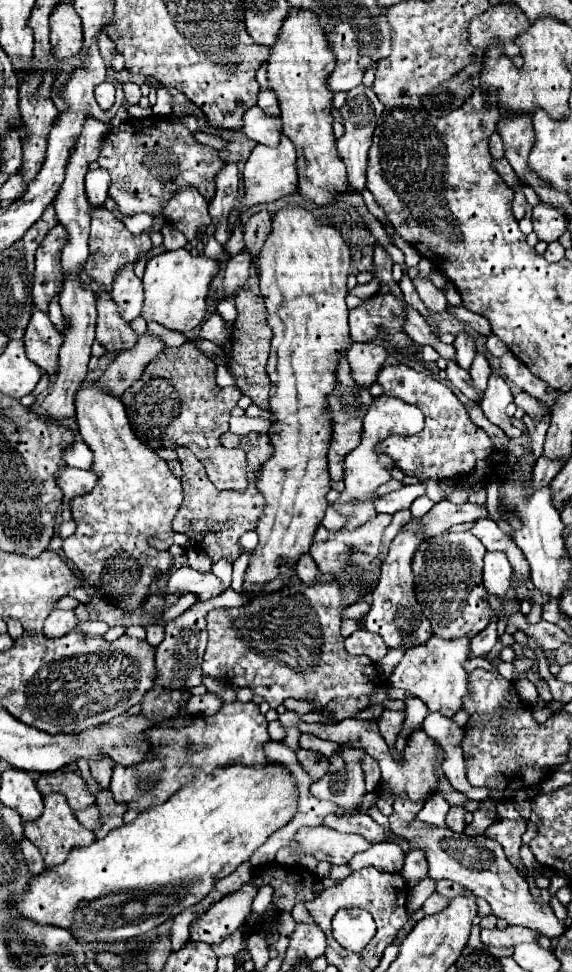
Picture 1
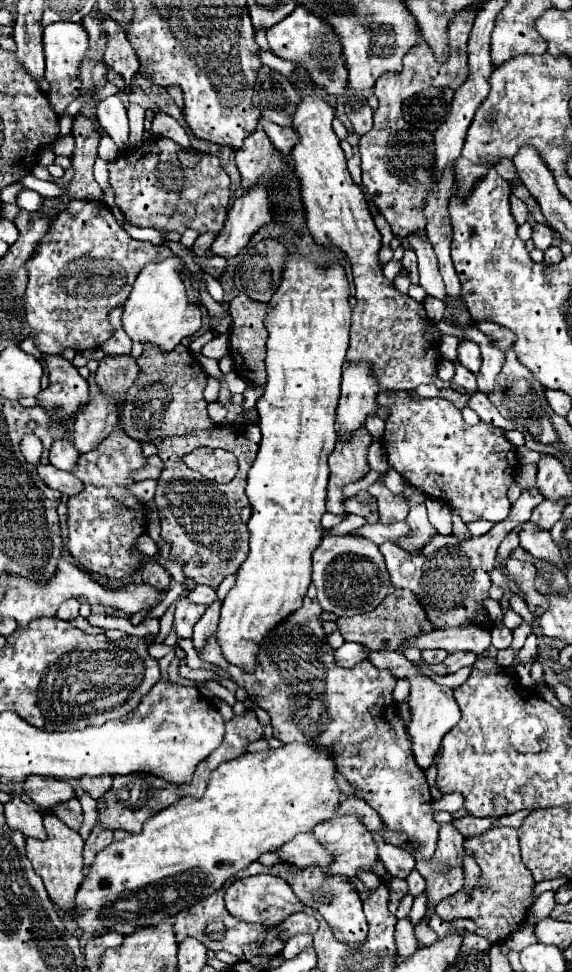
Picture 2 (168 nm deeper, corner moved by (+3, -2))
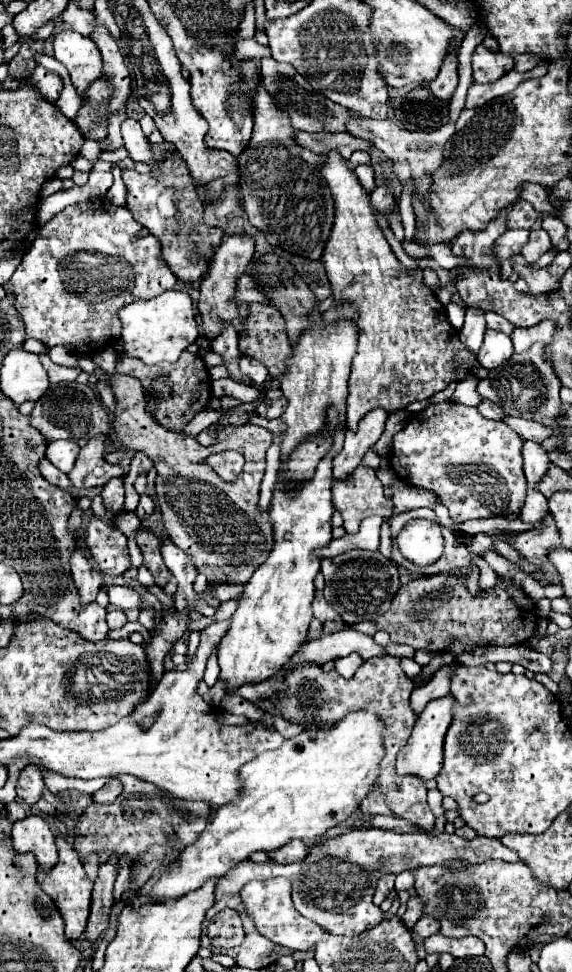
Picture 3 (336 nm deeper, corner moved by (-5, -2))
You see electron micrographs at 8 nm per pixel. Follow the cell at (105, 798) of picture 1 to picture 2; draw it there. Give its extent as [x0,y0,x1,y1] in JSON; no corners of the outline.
[83,826,113,872]

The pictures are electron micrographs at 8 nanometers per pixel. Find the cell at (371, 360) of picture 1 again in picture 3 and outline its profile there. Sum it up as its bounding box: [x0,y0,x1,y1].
[333,408,389,478]

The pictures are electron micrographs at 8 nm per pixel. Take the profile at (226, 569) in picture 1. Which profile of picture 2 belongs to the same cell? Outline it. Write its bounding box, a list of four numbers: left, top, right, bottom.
[191,600,221,654]

